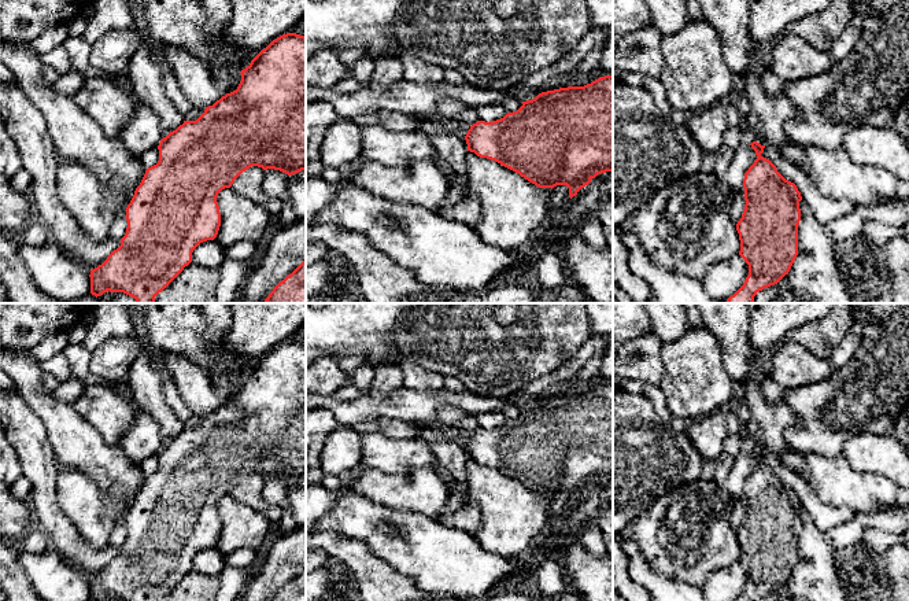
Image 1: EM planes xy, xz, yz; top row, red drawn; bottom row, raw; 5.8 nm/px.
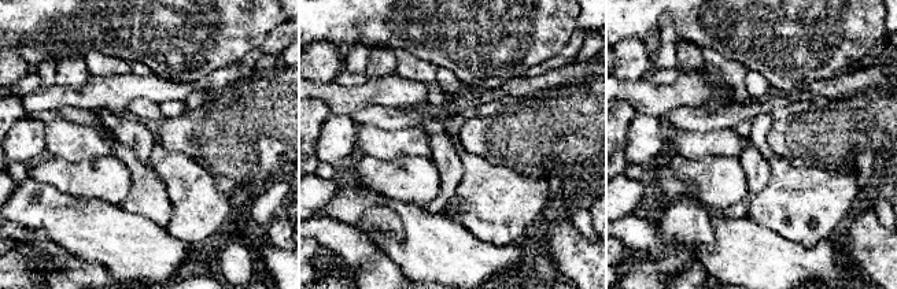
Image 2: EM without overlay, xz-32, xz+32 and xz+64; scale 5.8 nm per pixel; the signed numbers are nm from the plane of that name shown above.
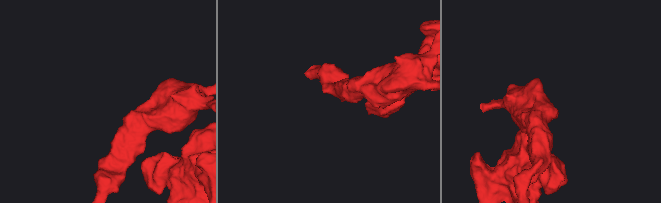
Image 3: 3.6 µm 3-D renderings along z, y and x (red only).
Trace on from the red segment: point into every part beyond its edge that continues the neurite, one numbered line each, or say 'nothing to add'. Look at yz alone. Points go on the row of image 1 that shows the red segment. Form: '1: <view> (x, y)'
nothing to add

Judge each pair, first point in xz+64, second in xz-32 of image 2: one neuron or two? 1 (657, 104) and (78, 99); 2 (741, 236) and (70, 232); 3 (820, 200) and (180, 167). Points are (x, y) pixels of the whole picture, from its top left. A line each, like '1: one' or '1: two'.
1: one
2: one
3: one

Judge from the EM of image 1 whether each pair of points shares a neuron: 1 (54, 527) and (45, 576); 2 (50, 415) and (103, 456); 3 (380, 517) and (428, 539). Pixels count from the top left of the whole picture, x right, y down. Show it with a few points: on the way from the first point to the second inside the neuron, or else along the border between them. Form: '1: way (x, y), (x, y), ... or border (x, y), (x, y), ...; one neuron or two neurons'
1: border (50, 548), (76, 568); two neurons
2: way (63, 427), (89, 453); one neuron
3: way (392, 517), (403, 522), (416, 534); one neuron

